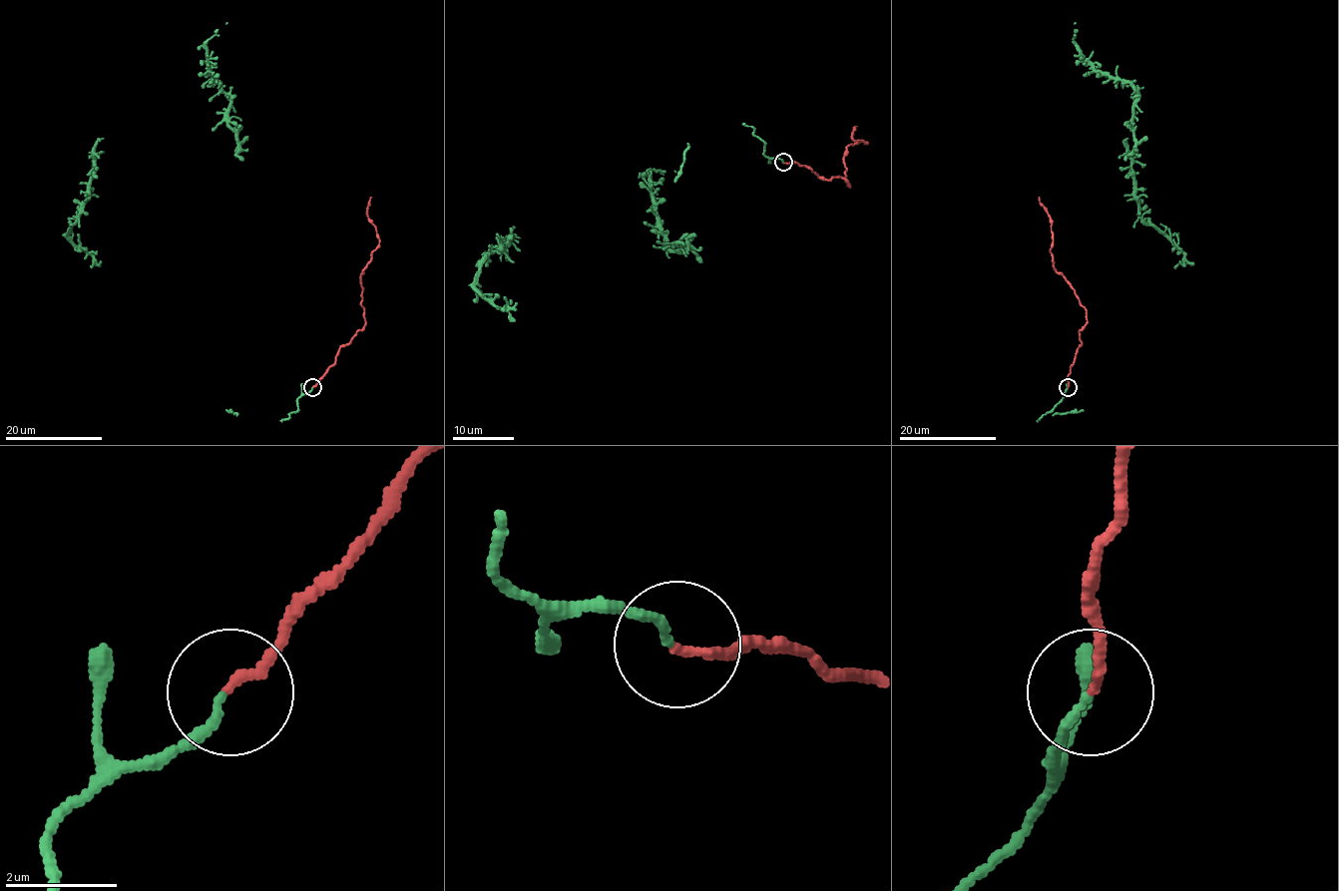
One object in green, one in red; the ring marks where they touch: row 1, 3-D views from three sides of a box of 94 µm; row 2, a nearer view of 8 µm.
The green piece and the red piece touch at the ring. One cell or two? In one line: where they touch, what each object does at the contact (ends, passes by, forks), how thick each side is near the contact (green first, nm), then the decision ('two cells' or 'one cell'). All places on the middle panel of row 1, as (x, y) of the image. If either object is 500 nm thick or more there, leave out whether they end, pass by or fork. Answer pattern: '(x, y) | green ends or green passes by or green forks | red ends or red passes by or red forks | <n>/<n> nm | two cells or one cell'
(783, 162) | green ends | red ends | 140/170 nm | one cell

